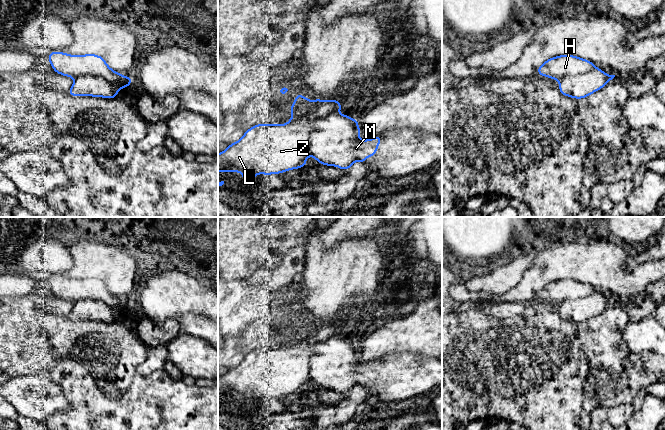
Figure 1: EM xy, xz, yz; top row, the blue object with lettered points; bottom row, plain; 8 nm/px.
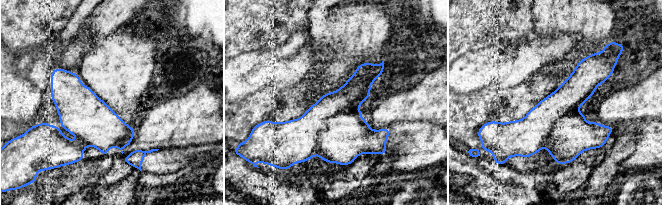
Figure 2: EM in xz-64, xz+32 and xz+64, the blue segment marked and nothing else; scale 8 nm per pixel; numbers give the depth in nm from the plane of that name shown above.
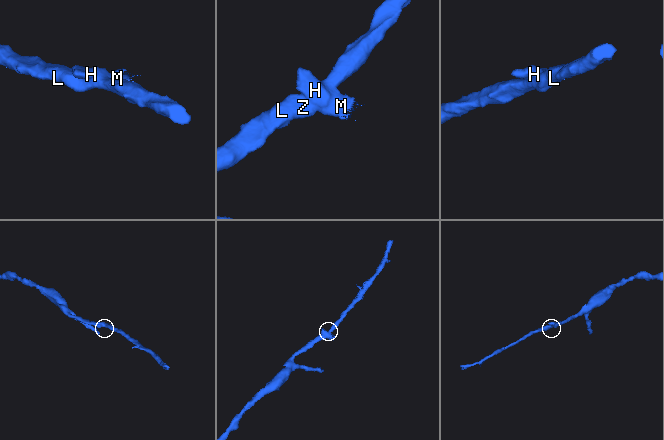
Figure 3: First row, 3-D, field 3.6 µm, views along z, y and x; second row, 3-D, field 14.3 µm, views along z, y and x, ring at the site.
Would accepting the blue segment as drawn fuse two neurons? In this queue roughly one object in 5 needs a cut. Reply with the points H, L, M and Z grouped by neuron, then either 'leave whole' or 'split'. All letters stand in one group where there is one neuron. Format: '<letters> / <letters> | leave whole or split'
H M / L Z | split

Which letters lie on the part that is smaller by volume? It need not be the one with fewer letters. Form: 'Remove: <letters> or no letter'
Remove: H, M

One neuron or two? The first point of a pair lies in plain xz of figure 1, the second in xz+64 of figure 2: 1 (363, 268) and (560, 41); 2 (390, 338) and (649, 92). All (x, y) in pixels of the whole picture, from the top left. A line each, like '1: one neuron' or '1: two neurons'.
1: two neurons
2: one neuron

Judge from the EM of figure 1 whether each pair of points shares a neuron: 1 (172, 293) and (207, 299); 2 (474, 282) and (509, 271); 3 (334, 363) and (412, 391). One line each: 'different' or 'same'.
1: same
2: same
3: same

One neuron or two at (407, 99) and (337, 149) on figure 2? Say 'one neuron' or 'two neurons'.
two neurons

